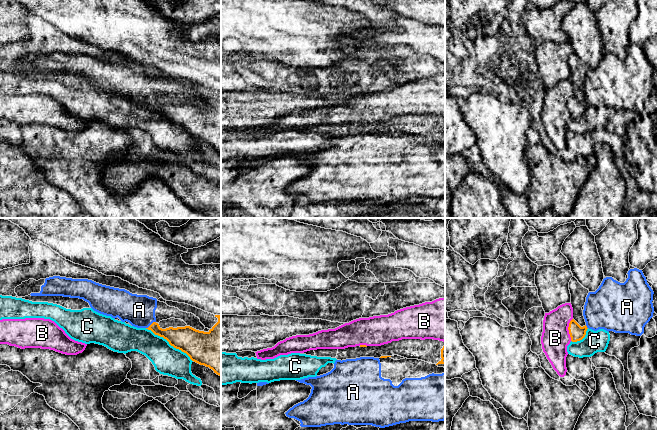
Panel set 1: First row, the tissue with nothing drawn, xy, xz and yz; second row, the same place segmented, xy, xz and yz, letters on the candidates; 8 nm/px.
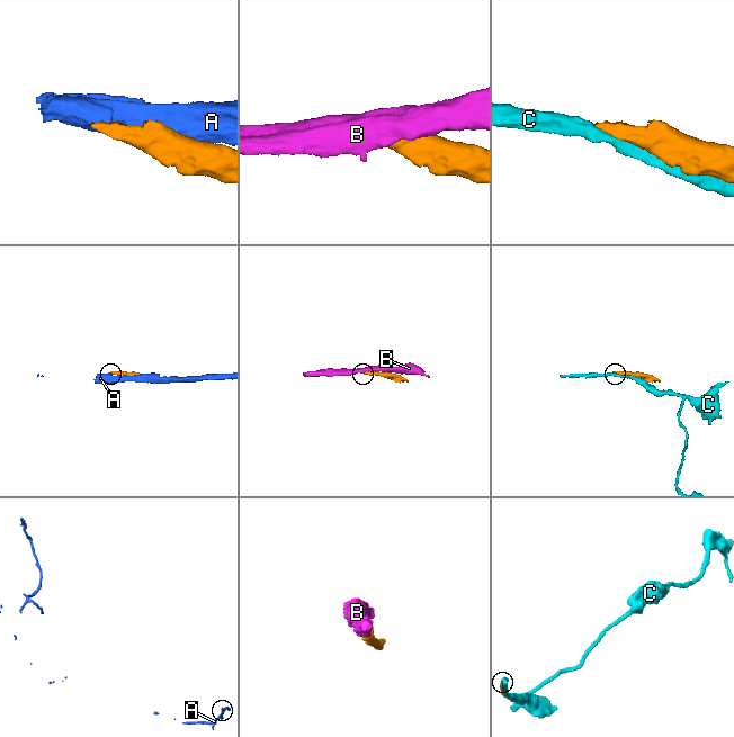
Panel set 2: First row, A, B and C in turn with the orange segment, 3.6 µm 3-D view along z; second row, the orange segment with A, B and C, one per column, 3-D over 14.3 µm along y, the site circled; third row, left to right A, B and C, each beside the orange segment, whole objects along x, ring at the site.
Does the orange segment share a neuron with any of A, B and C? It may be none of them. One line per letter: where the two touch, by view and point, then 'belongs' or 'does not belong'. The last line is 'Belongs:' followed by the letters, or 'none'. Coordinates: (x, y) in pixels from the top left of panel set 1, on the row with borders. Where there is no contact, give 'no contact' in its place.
A: contact xy (151, 324); does not belong
B: contact yz (568, 329); does not belong
C: contact xy (169, 343); does not belong
Belongs: none

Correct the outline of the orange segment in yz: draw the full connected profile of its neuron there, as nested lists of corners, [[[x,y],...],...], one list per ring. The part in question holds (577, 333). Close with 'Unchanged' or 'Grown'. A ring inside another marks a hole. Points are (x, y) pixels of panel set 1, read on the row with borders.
[[[575,277],[569,282],[569,290],[571,294],[571,305],[573,308],[573,319],[569,323],[569,334],[572,342],[582,340],[587,331],[586,322],[583,316],[582,307],[585,305],[586,297],[589,290],[584,288]]]. Grown

